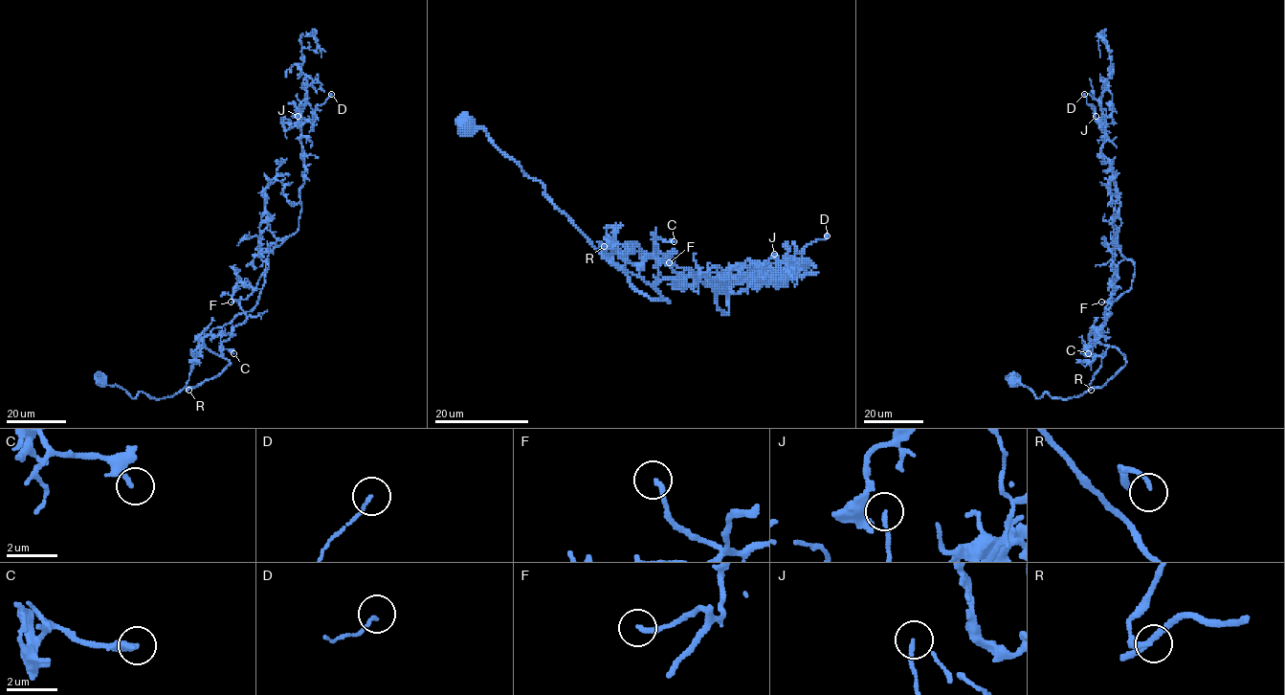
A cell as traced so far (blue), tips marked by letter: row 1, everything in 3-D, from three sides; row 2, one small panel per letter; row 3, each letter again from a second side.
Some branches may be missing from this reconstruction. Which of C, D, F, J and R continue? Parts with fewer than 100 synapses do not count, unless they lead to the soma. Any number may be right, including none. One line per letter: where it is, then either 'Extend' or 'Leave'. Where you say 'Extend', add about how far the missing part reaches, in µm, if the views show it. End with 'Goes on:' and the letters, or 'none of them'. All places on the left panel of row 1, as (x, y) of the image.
C: Place: (233, 353). Leave
D: Place: (331, 94). Leave
F: Place: (231, 302). Leave
J: Place: (298, 116). Leave
R: Place: (188, 390). Extend. Missing length about 100 µm
Goes on: R

